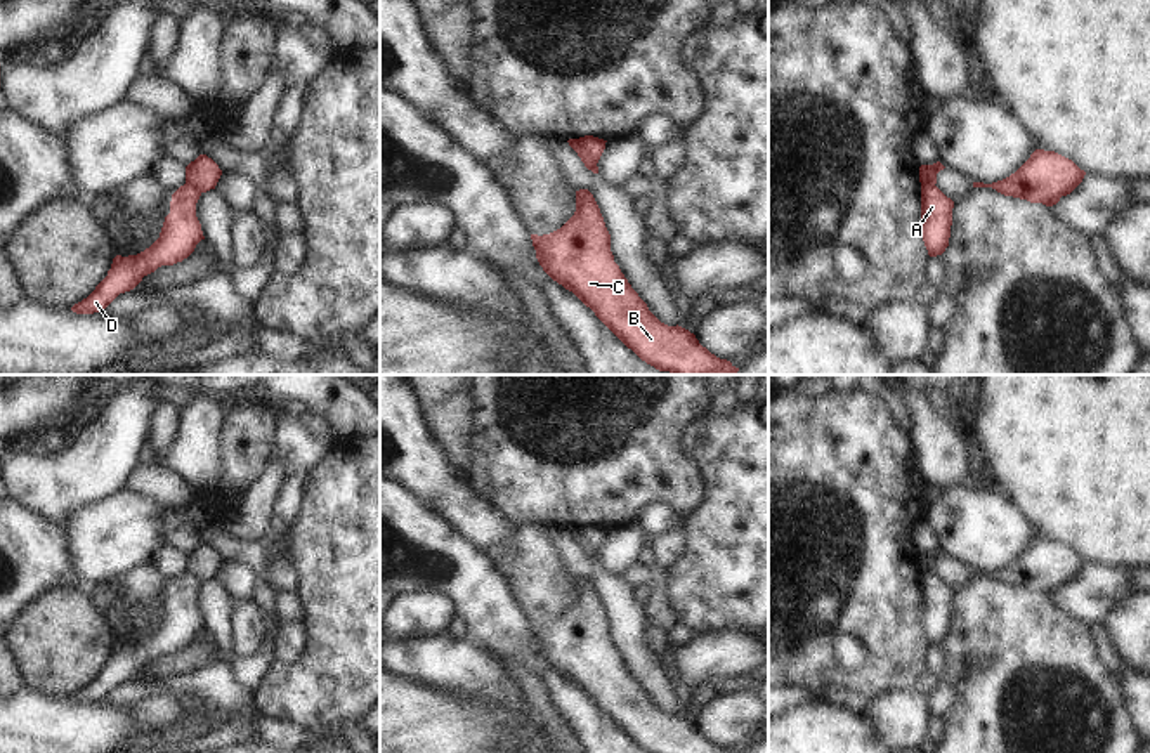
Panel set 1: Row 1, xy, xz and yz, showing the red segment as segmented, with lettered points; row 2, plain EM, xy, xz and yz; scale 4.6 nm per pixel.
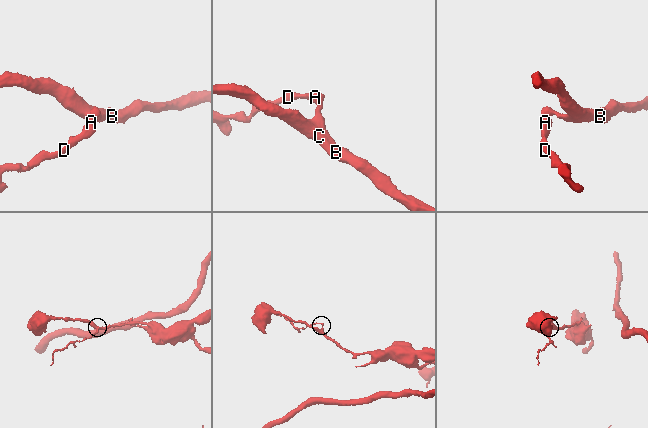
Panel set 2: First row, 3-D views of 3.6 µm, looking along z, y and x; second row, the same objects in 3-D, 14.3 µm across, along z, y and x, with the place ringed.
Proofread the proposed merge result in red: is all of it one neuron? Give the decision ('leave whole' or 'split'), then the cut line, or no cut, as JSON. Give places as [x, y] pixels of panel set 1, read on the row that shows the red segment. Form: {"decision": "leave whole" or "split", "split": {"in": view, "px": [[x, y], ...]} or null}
{"decision": "split", "split": {"in": "xy", "px": [[186, 183], [200, 193]]}}

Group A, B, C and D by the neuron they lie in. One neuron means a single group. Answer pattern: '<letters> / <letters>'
A D / B C

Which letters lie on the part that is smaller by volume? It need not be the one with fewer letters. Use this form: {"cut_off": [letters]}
{"cut_off": ["A", "D"]}

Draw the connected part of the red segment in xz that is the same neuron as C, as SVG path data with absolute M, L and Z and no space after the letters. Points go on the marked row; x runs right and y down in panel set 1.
M588 189L576 191L576 212L550 234L531 234L536 259L543 271L572 291L595 316L642 361L671 375L737 375L730 361L720 359L682 326L661 323L631 288L611 252L611 234L600 208Z

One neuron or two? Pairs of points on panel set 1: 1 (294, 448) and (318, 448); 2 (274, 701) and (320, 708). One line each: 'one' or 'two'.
1: one
2: one

